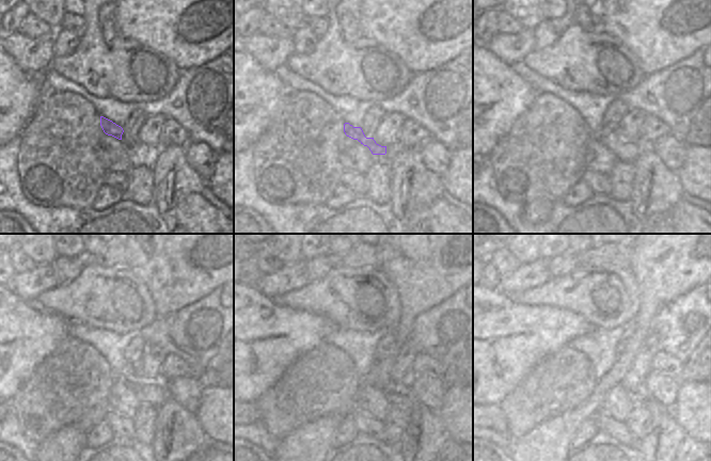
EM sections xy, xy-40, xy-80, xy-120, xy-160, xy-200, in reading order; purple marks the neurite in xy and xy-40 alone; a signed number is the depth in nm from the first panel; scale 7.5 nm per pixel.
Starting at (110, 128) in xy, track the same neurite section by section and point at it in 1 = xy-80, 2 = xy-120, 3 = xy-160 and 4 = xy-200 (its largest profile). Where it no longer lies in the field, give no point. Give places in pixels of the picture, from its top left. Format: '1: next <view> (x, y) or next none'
1: next xy-80 (628, 150)
2: next xy-120 (155, 392)
3: next xy-160 (397, 393)
4: next xy-200 (637, 393)

